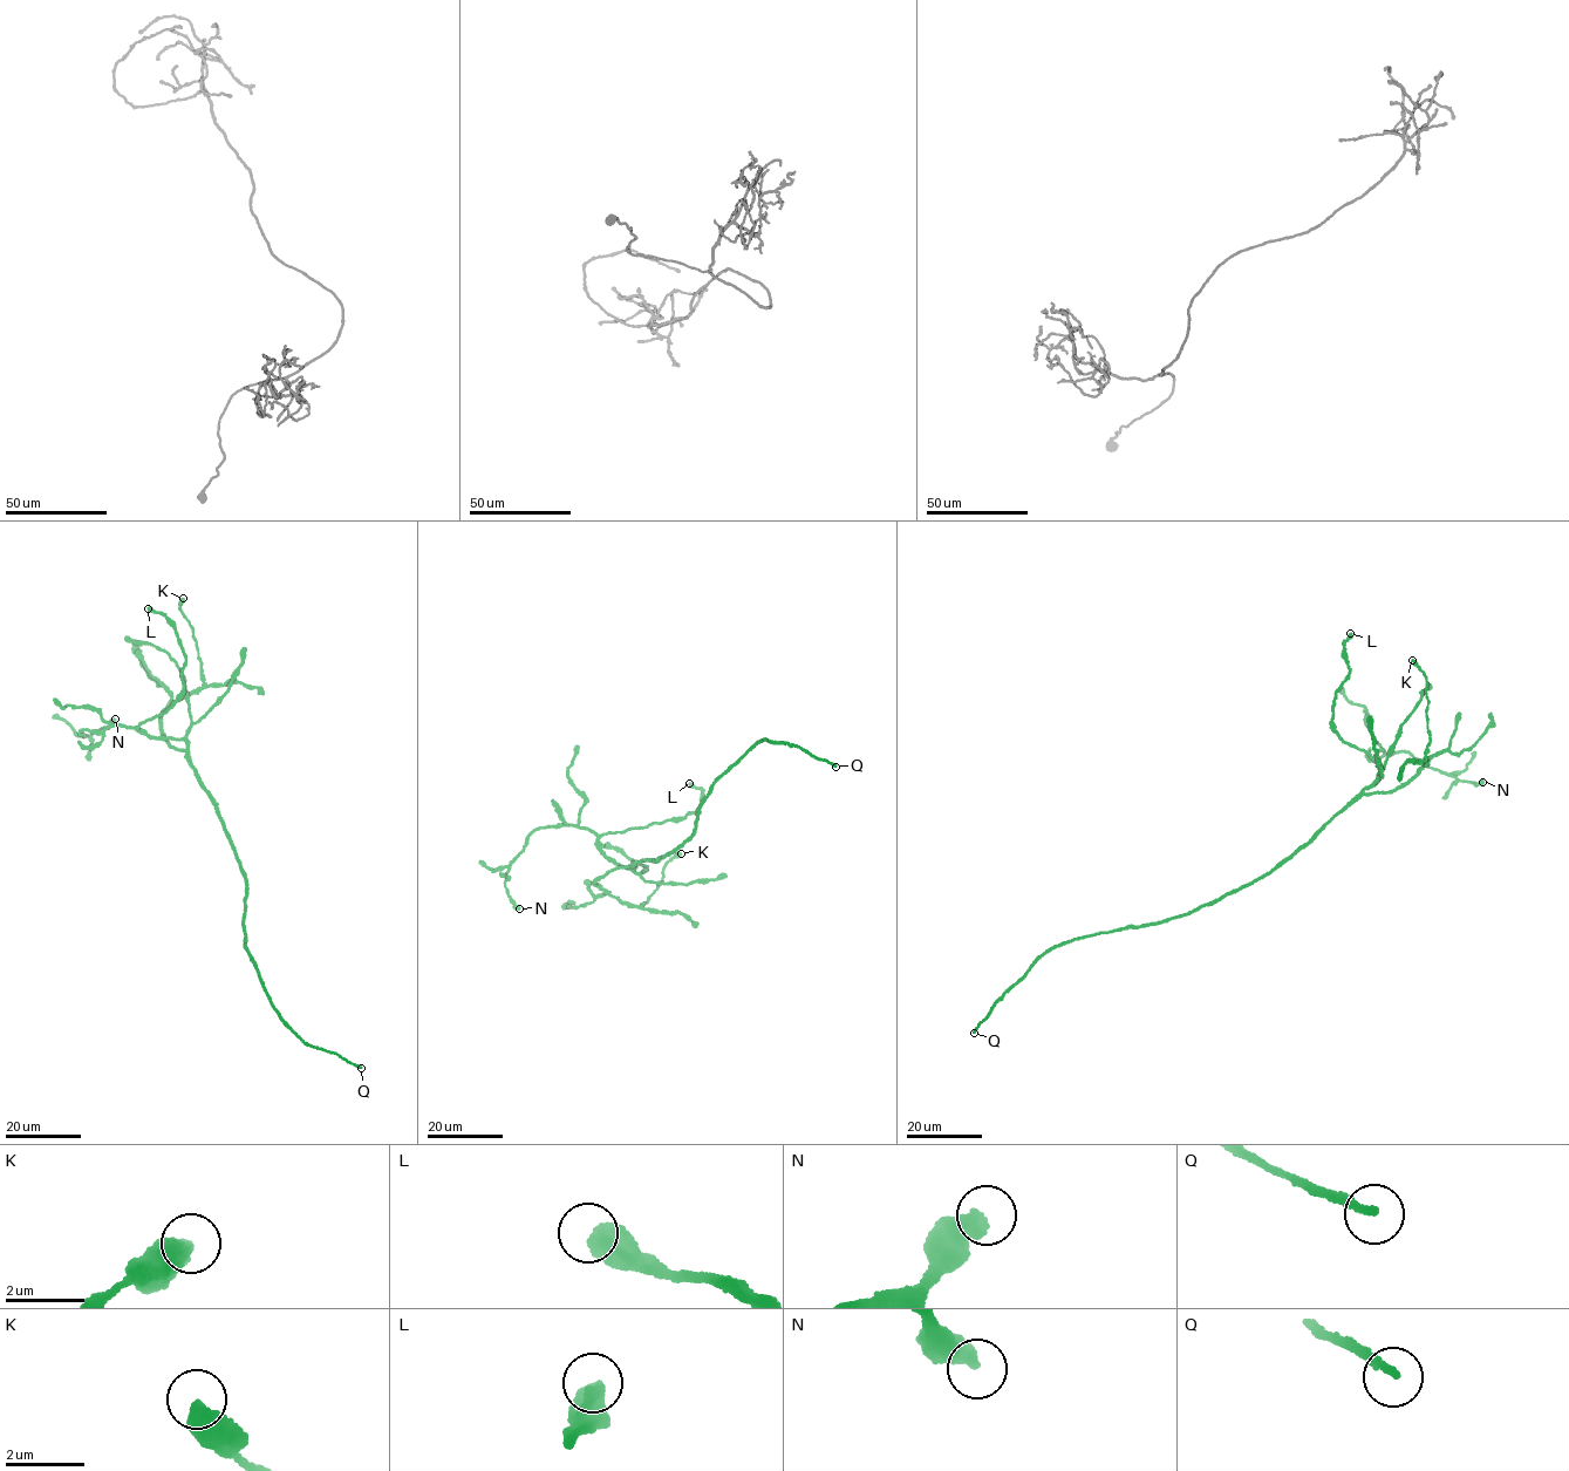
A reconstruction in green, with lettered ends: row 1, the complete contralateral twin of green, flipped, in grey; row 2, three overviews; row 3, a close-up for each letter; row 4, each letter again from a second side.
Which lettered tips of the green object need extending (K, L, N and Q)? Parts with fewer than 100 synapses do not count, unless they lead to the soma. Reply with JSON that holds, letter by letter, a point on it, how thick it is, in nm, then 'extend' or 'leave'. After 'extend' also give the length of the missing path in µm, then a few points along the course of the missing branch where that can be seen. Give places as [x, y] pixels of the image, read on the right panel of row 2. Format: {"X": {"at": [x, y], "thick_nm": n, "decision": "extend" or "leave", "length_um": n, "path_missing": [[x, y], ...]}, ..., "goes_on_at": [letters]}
{"K": {"at": [1412, 660], "thick_nm": 550, "decision": "leave"}, "L": {"at": [1350, 633], "thick_nm": 600, "decision": "leave"}, "N": {"at": [1482, 782], "thick_nm": 480, "decision": "leave"}, "Q": {"at": [974, 1033], "thick_nm": 200, "decision": "extend", "length_um": 180}, "goes_on_at": ["Q"]}

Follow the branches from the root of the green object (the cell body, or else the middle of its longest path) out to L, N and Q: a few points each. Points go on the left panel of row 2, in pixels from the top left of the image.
L: (231, 844), (186, 742), (137, 728), (162, 715), (183, 689), (185, 656), (174, 622), (148, 608)
N: (231, 844), (196, 775), (185, 741), (150, 736), (114, 724), (80, 733), (90, 735), (115, 719)
Q: (231, 844), (246, 887), (244, 945), (271, 1003), (304, 1042), (361, 1068)

